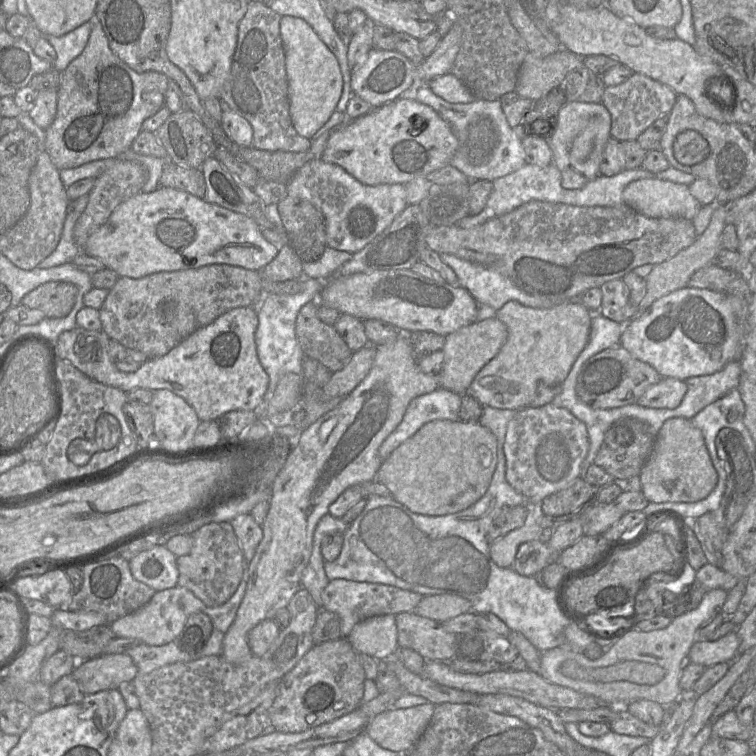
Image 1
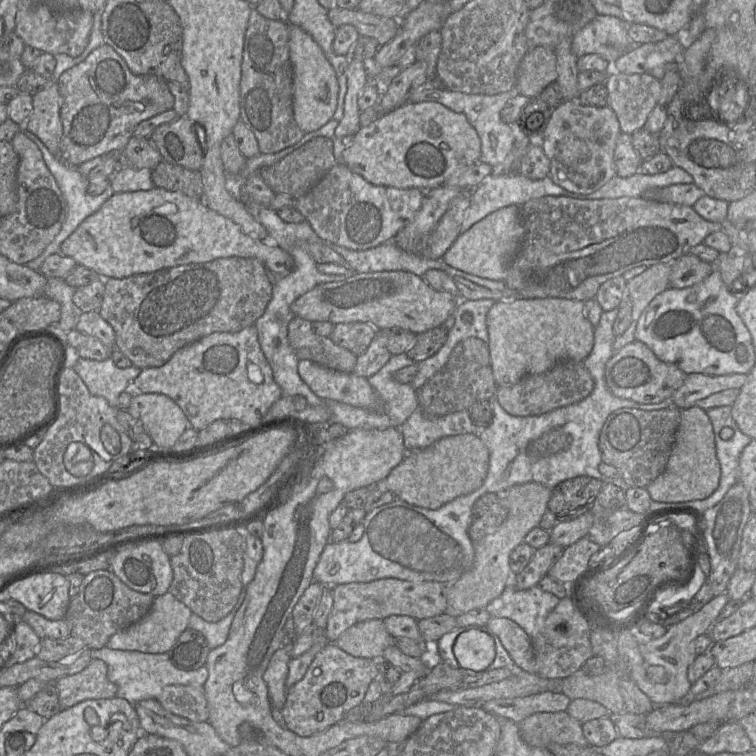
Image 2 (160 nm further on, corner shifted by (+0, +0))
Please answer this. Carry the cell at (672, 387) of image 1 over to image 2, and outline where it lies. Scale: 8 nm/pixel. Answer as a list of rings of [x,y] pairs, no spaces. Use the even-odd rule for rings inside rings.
[[[687,374],[682,386],[672,395],[674,406],[681,410],[696,406],[699,400],[727,389],[740,389],[746,382],[746,374],[707,375]]]

